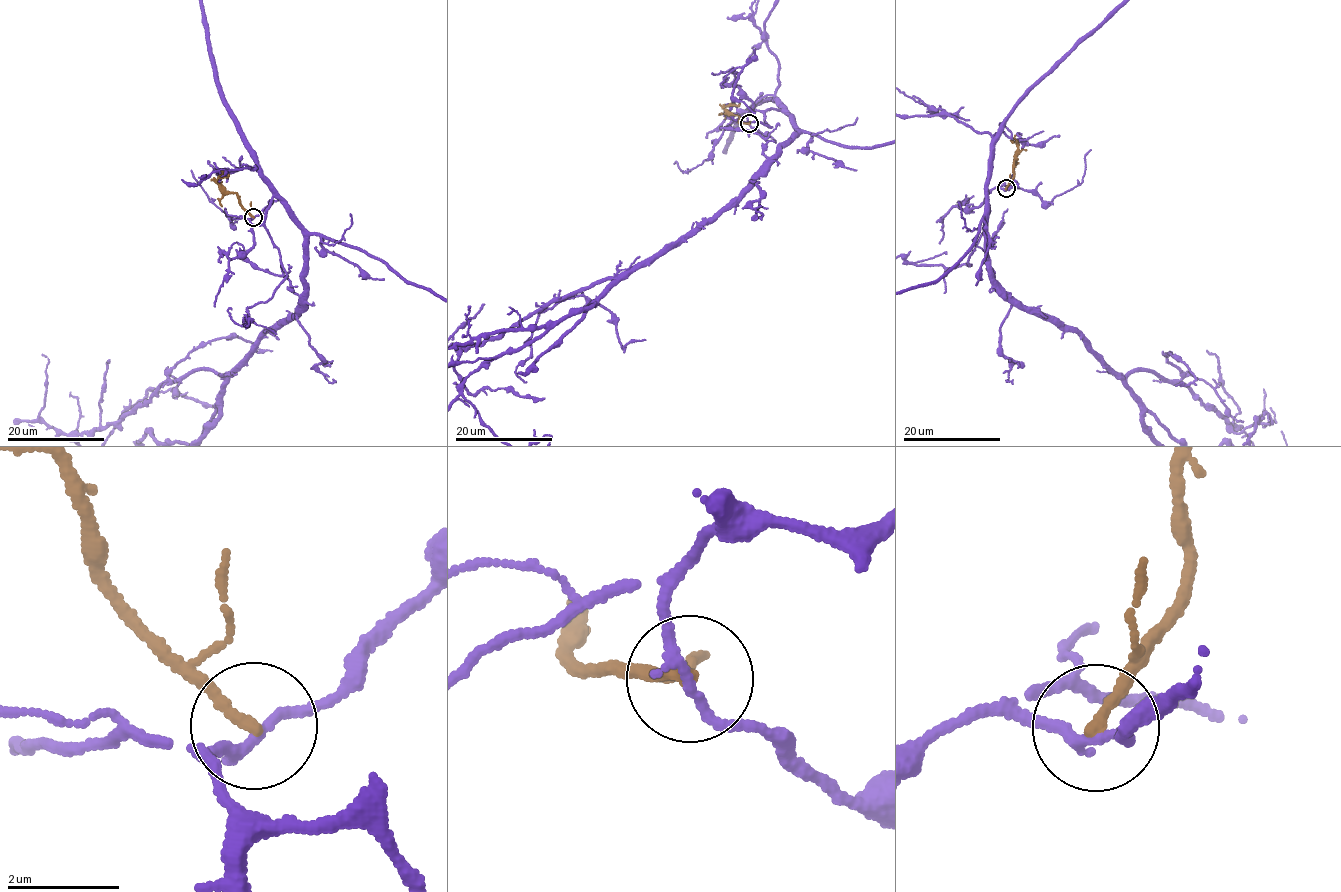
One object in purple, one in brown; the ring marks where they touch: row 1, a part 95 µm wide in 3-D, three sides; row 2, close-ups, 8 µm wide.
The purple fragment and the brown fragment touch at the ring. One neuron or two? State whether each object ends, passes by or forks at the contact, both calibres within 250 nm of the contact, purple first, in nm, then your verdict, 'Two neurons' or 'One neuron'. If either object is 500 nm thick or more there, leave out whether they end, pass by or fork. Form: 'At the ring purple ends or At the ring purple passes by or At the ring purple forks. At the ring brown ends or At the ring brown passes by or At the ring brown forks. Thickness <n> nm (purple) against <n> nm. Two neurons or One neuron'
At the ring purple passes by. At the ring brown ends. Thickness 160 nm (purple) against 200 nm. Two neurons

